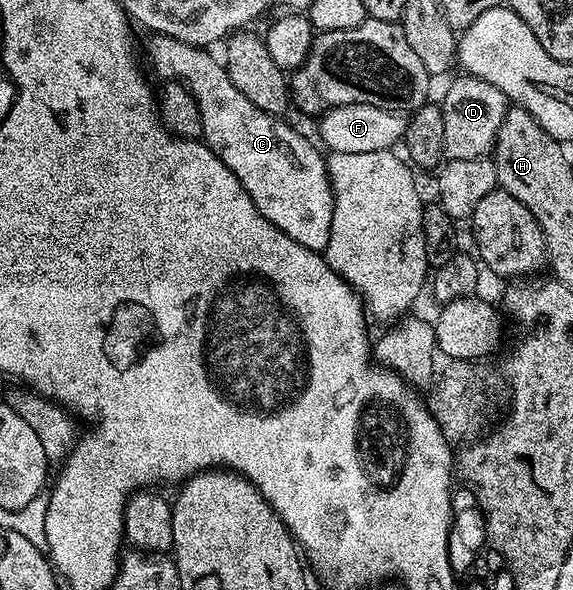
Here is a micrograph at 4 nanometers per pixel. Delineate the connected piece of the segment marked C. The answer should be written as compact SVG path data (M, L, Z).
M152 33L151 39L147 42L147 58L151 61L151 66L163 78L175 78L171 80L181 80L182 85L186 87L192 98L199 104L199 119L203 125L201 135L202 141L206 142L207 147L217 154L225 165L229 168L229 172L233 172L233 176L237 176L237 180L241 180L241 184L245 188L245 192L249 192L249 196L253 200L253 204L261 212L261 216L265 216L265 220L269 220L277 228L281 228L281 232L285 232L287 236L293 240L297 240L299 244L305 248L316 252L326 251L329 244L329 236L331 235L331 220L333 208L335 207L334 195L331 193L331 179L327 176L327 158L319 155L320 147L314 141L310 142L303 134L298 134L293 127L287 122L282 122L279 118L274 118L274 113L262 110L257 104L253 104L253 100L249 100L249 96L245 96L237 88L237 84L233 84L233 80L229 80L227 75L227 67L222 61L219 62L213 55L202 46L190 46L188 42L183 42L180 38L171 38L168 34Z

